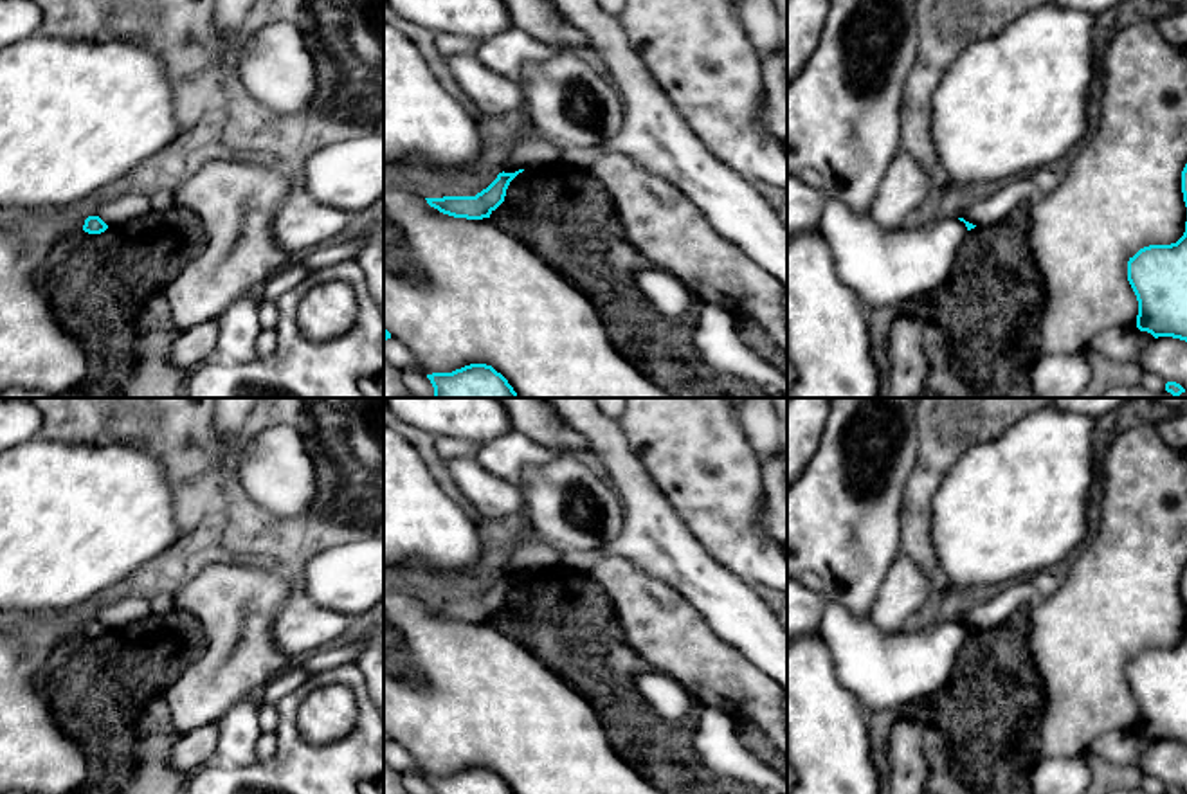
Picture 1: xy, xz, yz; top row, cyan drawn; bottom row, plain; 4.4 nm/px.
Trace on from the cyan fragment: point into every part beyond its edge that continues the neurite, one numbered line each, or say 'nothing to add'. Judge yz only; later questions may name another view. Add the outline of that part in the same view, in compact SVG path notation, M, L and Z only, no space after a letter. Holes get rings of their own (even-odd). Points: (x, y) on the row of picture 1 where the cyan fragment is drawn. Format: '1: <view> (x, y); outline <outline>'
1: yz (885, 269); outline M825 198L820 229L839 281L857 295L861 306L879 310L899 310L935 290L947 277L969 232L960 220L884 230L834 198Z

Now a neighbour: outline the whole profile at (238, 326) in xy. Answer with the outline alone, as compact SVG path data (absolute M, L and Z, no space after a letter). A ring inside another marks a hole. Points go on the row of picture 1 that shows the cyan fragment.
M254 292L238 297L218 320L214 358L225 364L247 364L258 358L256 340L261 333L259 299Z

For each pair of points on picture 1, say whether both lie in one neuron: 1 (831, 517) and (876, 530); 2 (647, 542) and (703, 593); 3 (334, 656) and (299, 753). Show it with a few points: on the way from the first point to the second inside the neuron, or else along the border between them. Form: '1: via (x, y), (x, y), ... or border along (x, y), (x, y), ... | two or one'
1: via (842, 521), (865, 530) | one
2: via (661, 551), (688, 578) | one
3: border along (355, 661), (346, 661), (310, 676) | two

